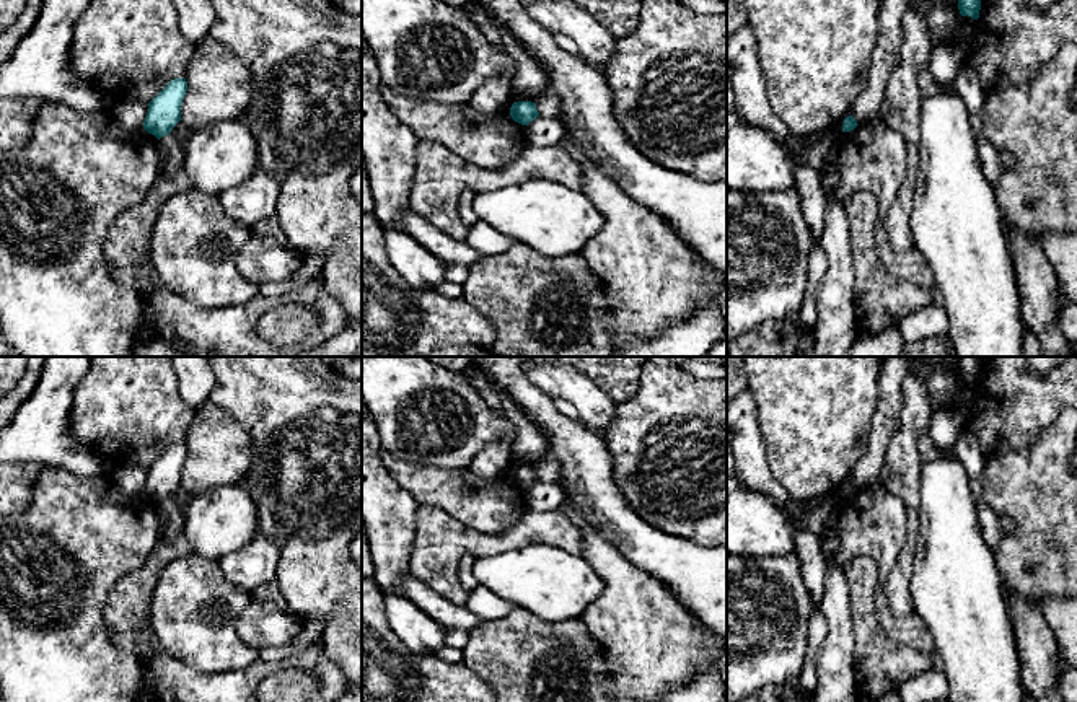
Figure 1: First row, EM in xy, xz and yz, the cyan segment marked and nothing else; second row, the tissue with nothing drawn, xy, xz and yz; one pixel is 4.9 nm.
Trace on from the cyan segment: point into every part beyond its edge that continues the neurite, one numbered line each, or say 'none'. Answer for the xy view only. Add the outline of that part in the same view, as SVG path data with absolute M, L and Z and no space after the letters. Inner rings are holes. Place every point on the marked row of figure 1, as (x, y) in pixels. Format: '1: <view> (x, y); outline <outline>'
none

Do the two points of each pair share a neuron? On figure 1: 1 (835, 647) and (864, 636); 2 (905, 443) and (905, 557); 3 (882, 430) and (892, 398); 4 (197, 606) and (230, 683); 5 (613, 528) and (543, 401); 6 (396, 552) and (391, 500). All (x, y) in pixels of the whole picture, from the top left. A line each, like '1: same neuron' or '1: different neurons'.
1: different neurons
2: same neuron
3: same neuron
4: different neurons
5: same neuron
6: same neuron

